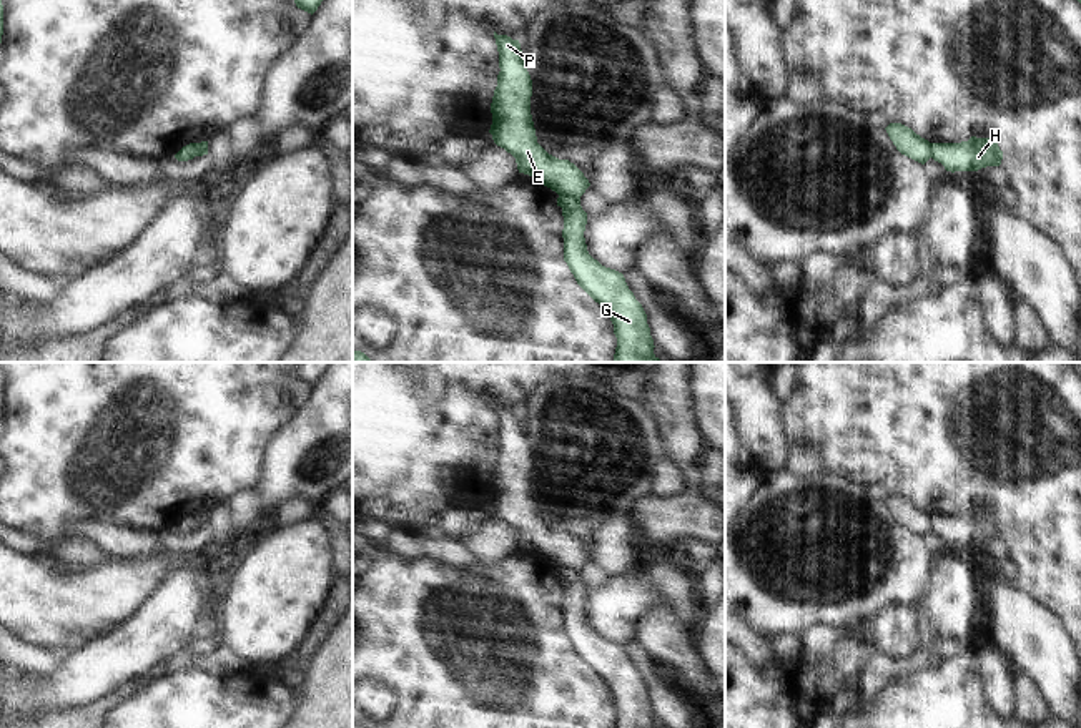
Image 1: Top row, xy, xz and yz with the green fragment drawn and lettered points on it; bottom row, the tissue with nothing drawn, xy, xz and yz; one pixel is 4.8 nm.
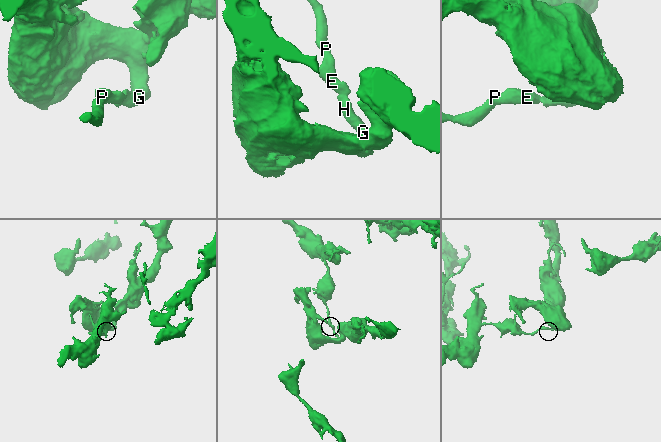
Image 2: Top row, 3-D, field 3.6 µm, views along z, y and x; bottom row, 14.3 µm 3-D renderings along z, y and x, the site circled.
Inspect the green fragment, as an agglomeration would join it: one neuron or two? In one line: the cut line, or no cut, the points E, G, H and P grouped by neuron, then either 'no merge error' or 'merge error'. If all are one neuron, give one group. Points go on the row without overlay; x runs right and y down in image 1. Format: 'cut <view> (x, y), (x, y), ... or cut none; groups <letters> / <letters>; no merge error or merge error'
cut xz (559, 567), (579, 572); groups E P / G H; merge error

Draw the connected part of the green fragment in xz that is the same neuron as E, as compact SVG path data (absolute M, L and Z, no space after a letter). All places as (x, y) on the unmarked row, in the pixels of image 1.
M494 404L499 424L499 447L494 462L489 505L497 519L516 530L519 545L529 547L559 568L580 572L590 558L569 532L549 527L536 509L531 487L532 452L519 412Z

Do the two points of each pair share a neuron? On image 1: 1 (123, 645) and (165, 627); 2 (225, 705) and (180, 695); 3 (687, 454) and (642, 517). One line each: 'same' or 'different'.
1: same
2: same
3: different

